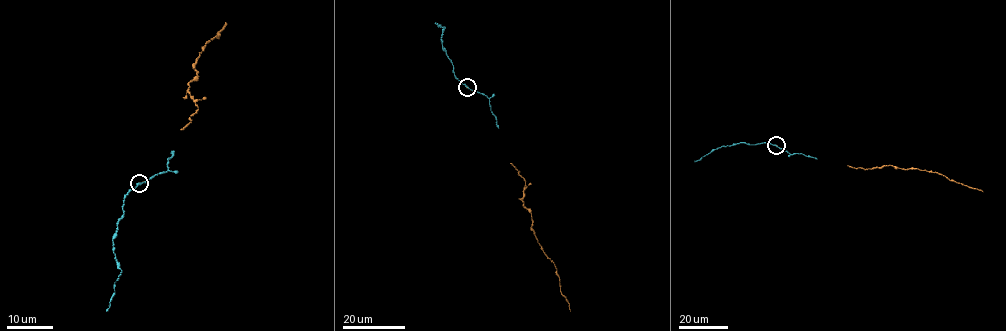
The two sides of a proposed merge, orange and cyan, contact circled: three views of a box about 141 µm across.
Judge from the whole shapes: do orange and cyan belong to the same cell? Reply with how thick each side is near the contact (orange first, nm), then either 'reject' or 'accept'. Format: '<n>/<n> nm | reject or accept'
130/280 nm | accept

